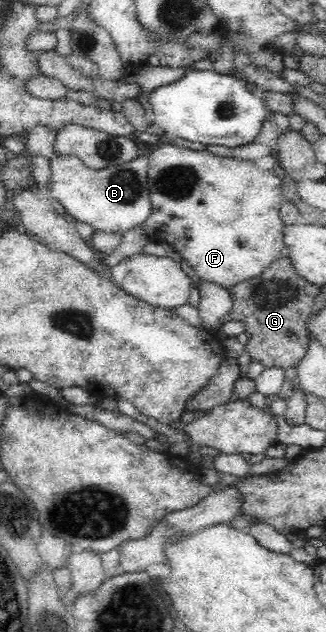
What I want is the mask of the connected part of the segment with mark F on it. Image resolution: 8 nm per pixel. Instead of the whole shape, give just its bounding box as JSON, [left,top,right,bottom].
[142,145,285,289]

